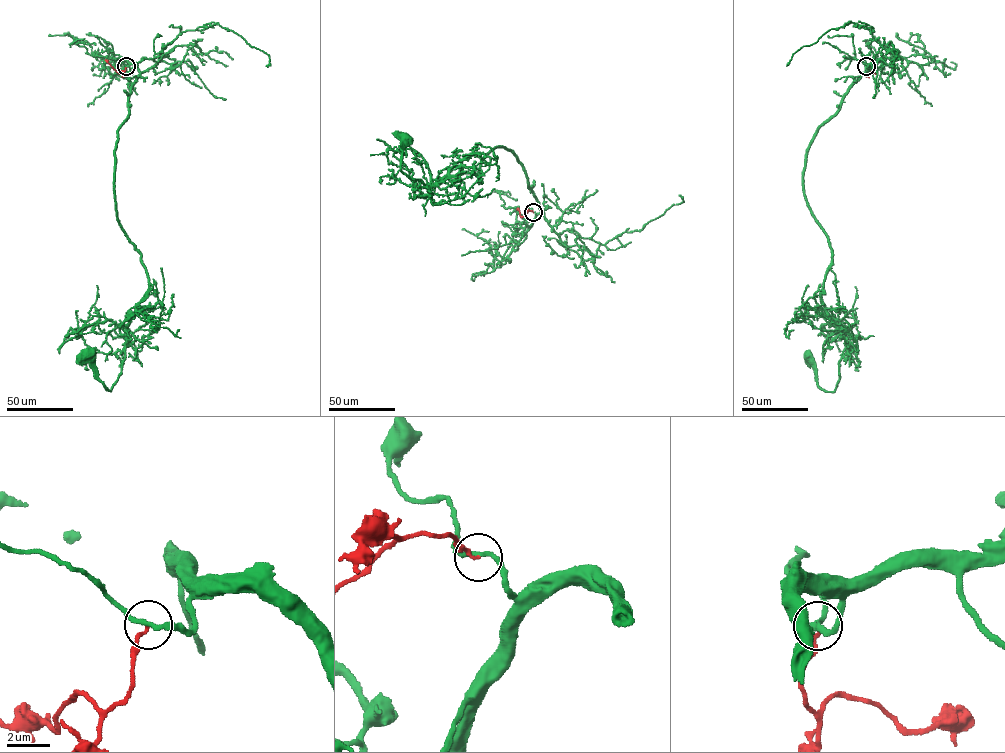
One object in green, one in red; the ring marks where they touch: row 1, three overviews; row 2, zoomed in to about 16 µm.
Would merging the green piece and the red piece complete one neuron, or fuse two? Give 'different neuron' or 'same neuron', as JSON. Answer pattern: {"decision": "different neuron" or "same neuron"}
{"decision": "different neuron"}

